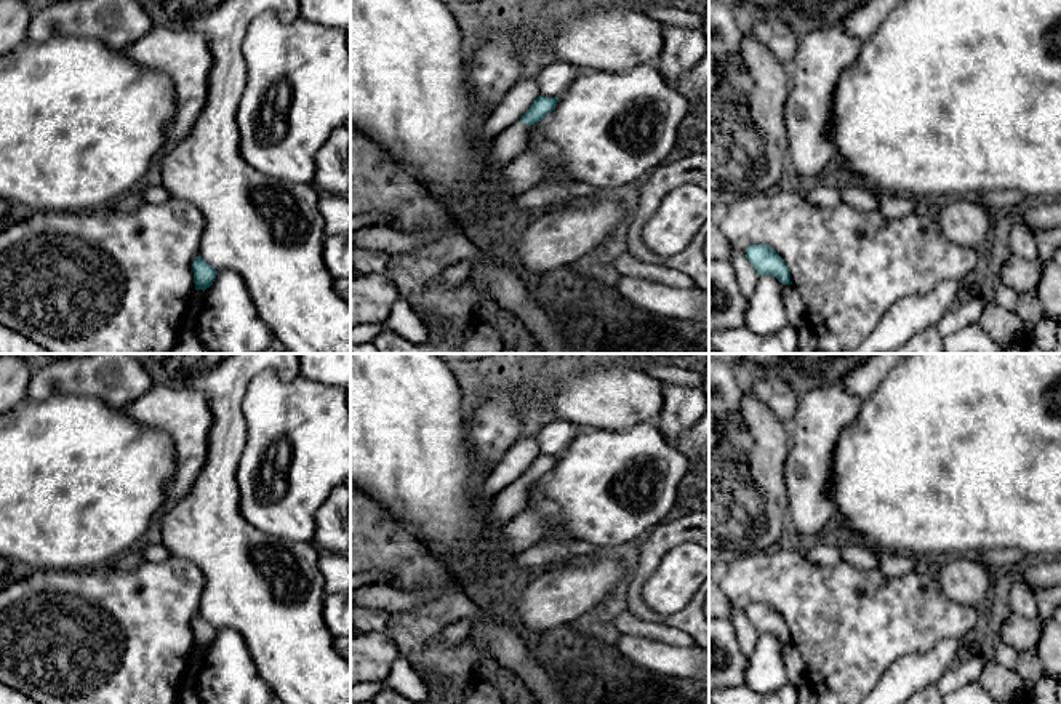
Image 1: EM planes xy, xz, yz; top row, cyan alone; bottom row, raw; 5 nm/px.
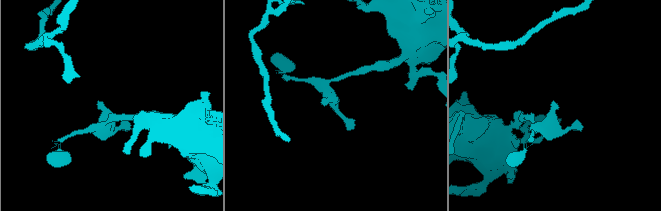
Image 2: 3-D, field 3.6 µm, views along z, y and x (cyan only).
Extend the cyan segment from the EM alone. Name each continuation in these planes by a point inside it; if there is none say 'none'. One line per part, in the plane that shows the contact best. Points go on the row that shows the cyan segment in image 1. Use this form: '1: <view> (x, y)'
1: xz (508, 144)

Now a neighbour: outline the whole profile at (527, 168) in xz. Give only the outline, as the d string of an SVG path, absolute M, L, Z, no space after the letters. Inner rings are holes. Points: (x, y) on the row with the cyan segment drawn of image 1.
M522 146L520 152L498 171L496 203L509 203L525 190L538 186L547 174L544 157L530 146Z

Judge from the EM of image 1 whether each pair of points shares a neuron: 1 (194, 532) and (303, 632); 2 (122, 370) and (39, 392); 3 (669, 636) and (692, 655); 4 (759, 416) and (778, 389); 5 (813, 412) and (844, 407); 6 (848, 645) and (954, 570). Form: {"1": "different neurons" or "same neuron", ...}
{"1": "same neuron", "2": "same neuron", "3": "different neurons", "4": "different neurons", "5": "same neuron", "6": "different neurons"}

